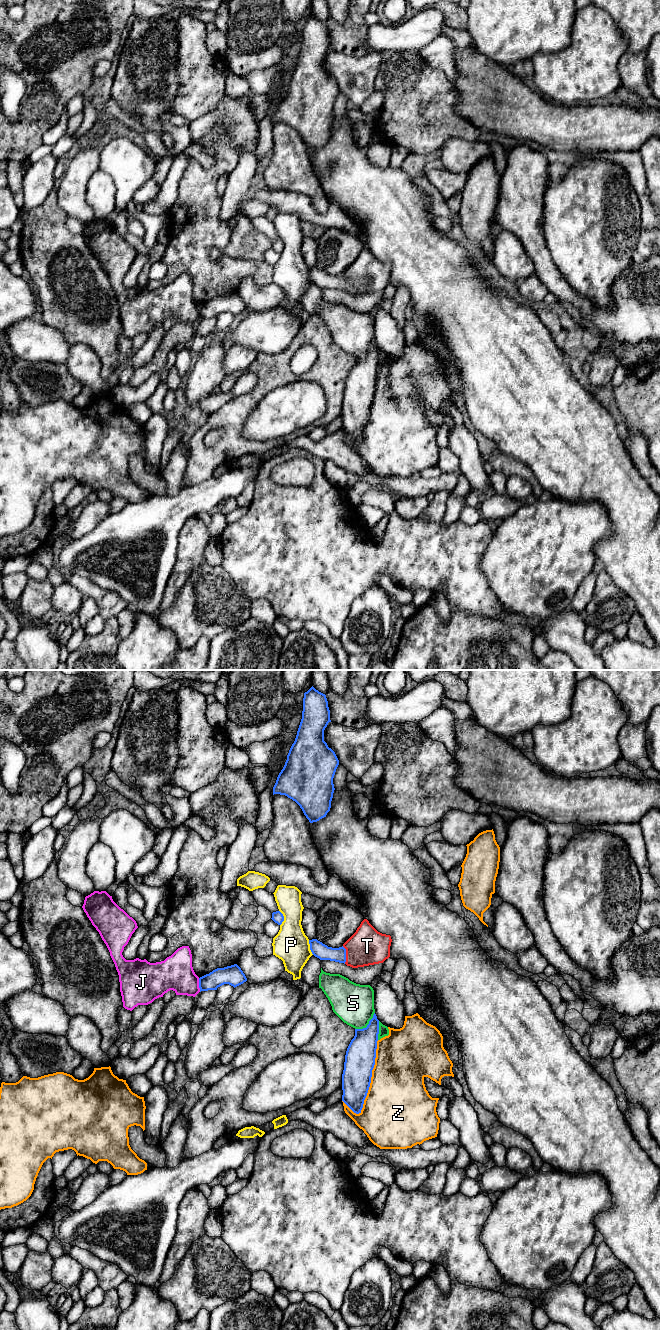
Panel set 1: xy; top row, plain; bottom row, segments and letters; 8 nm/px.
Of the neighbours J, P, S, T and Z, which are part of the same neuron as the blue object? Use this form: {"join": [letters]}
{"join": []}

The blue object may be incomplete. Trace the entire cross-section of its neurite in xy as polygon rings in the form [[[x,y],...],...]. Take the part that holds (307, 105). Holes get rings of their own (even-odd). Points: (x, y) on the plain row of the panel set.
[[[312,14],[304,21],[302,47],[297,63],[273,115],[273,123],[285,123],[295,129],[310,151],[326,145],[335,118],[333,106],[339,88],[324,69],[324,58],[329,50],[331,50],[330,38],[326,23]]]

